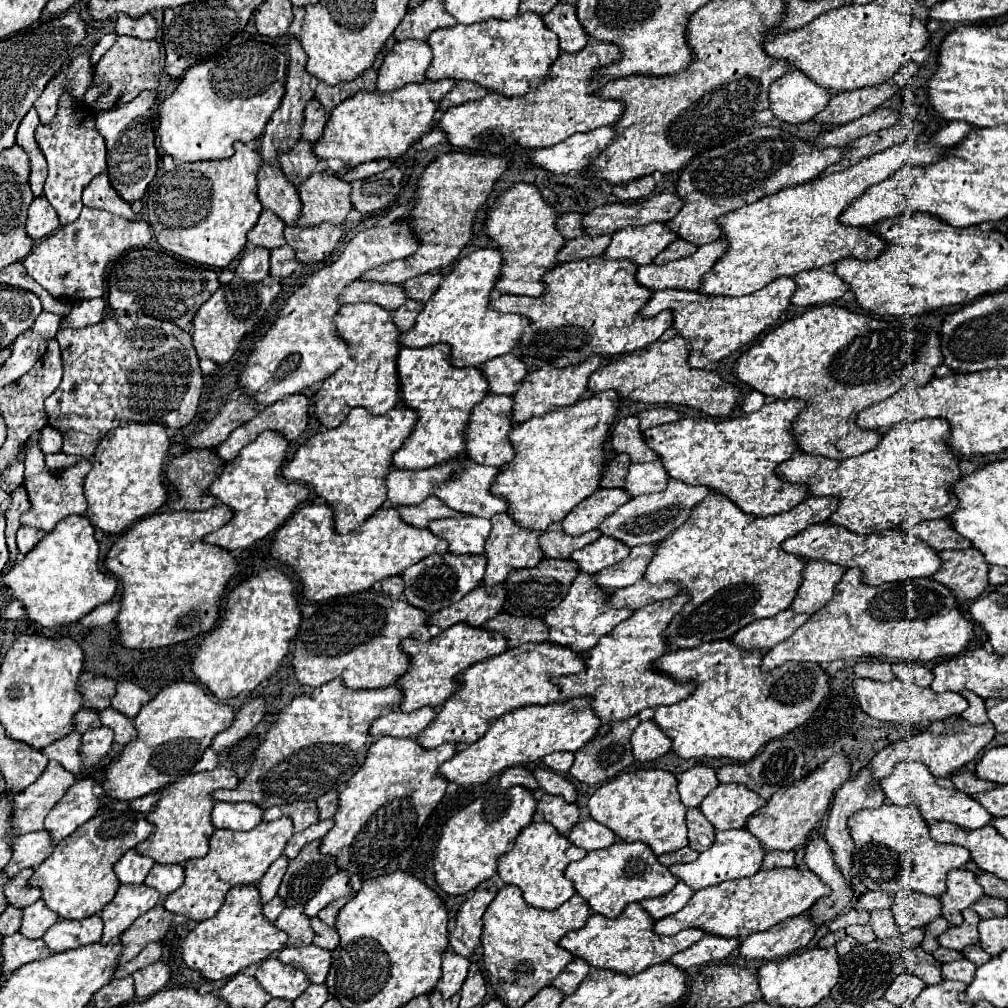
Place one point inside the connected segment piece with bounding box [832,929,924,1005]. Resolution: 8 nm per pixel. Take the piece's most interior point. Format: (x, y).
(865, 973)

